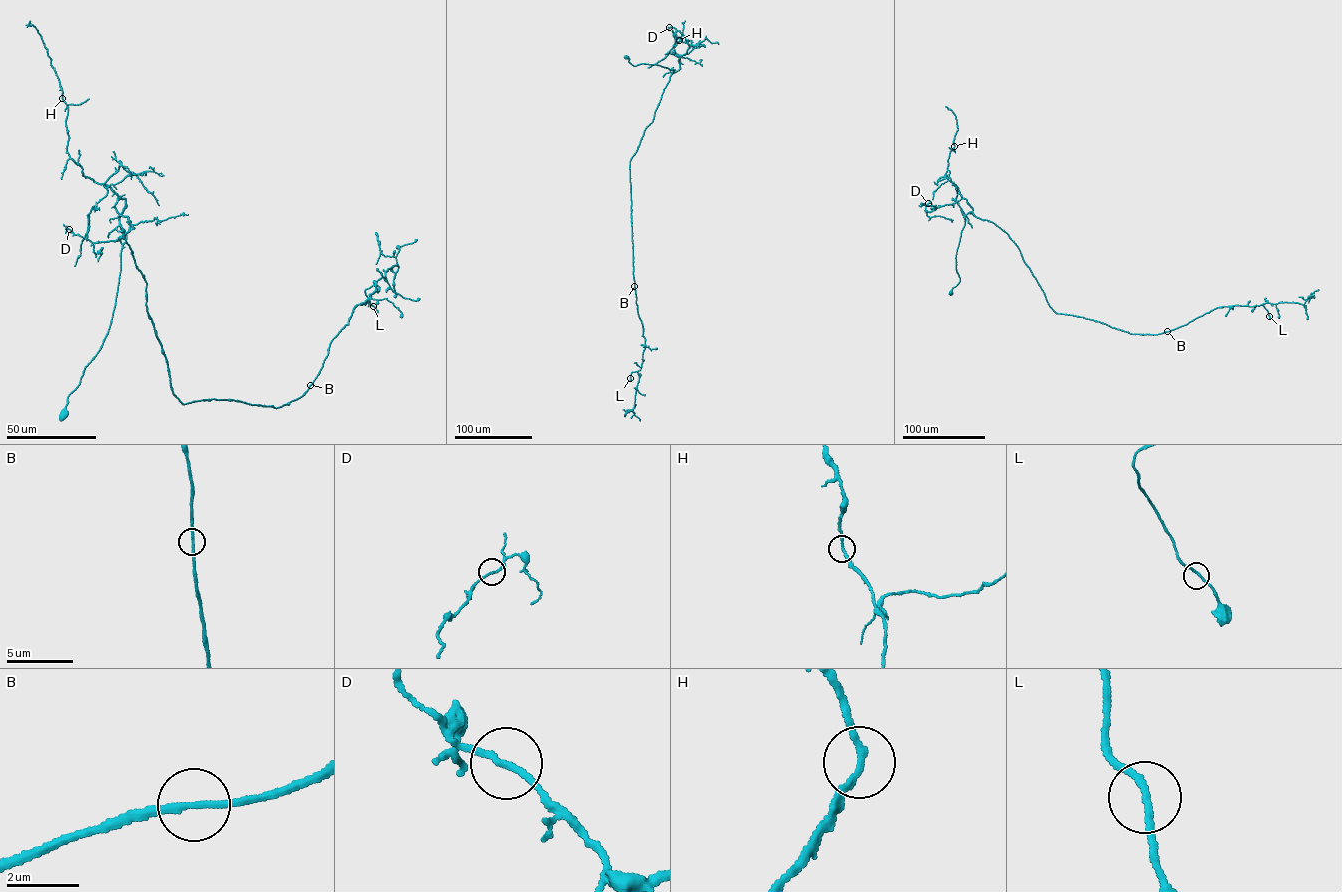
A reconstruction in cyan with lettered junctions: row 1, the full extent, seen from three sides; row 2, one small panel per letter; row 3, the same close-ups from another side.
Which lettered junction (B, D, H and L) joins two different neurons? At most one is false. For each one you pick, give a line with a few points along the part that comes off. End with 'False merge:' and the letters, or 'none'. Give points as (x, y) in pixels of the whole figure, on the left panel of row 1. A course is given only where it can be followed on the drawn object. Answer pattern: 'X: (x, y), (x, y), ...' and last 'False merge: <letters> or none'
False merge: none

